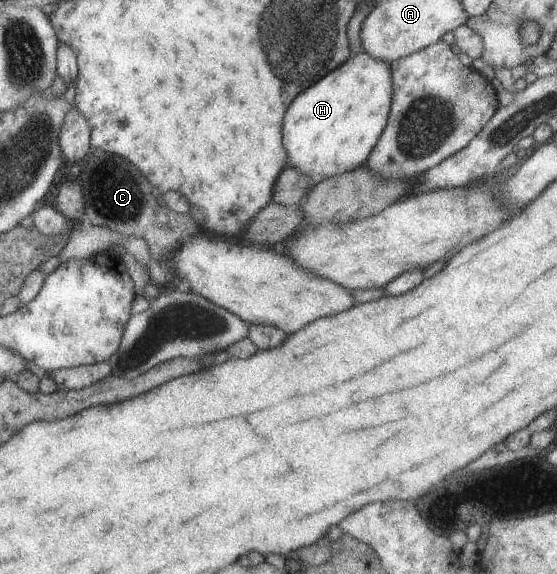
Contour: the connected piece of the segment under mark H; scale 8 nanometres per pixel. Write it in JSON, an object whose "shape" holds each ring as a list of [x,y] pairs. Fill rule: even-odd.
{"shape":[[[365,52],[349,56],[345,63],[337,65],[298,93],[283,113],[281,143],[287,155],[286,165],[315,183],[363,166],[385,129],[391,95],[388,64]]]}

